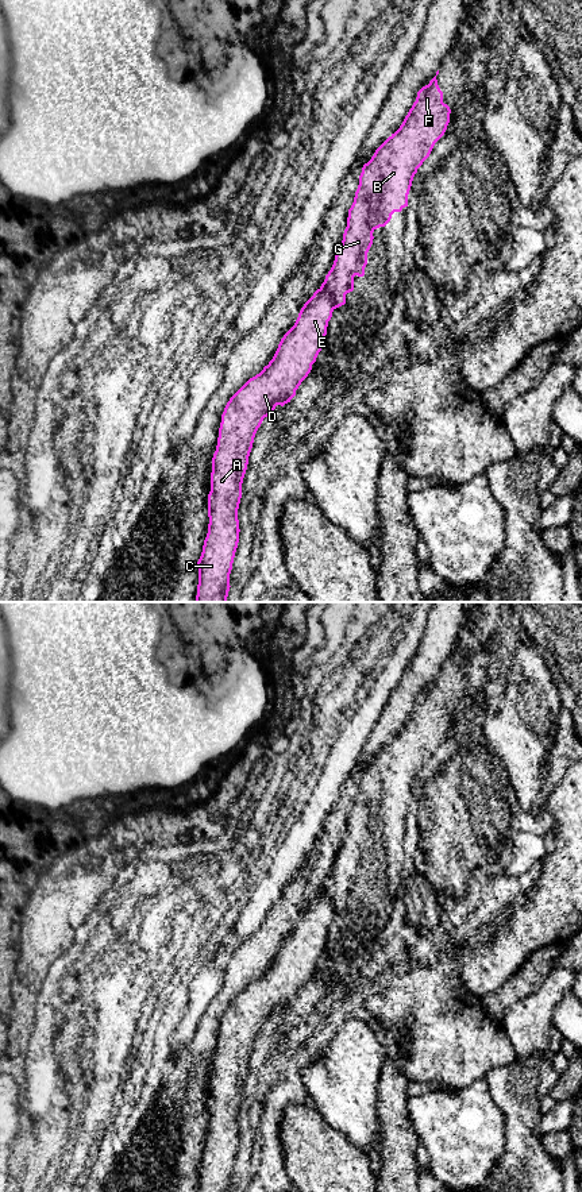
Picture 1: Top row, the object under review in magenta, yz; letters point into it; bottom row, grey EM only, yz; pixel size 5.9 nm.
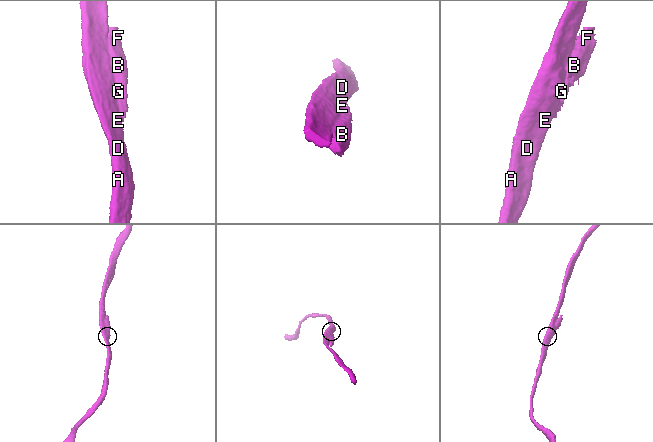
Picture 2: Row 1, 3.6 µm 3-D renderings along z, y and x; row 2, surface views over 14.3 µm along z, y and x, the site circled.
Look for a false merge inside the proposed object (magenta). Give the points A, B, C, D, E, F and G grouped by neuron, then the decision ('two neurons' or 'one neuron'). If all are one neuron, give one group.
A C D E / B F G; two neurons

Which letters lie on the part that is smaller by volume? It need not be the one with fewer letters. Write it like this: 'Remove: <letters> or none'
Remove: B, F, G

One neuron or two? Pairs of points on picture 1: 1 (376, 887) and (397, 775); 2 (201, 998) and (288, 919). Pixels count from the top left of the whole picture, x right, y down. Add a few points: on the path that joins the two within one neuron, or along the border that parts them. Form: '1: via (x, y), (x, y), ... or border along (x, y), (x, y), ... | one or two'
1: via (376, 859), (376, 825), (381, 803) | one
2: border along (224, 973), (224, 980), (208, 1007) | two

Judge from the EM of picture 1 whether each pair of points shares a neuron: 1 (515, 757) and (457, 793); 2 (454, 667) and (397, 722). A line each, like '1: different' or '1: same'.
1: different
2: different

